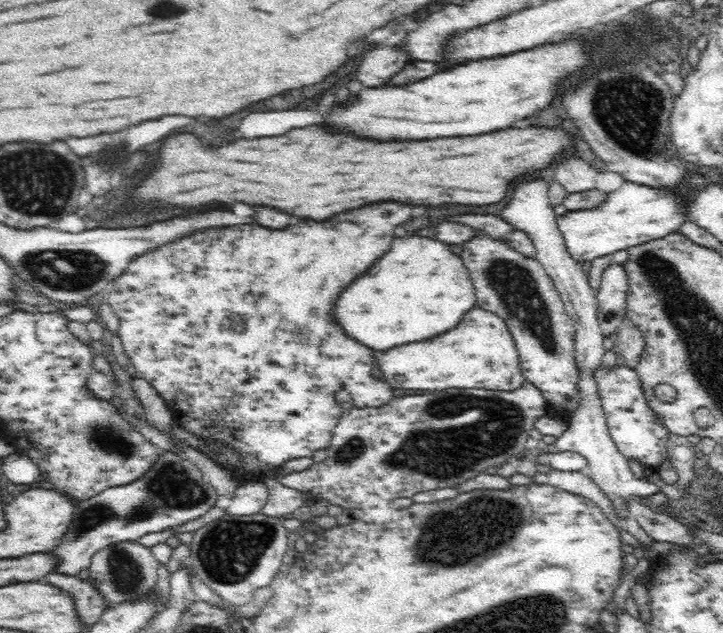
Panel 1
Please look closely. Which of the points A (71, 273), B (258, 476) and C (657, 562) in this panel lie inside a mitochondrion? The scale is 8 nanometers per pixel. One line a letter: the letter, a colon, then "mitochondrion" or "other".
A: mitochondrion
B: other
C: other

